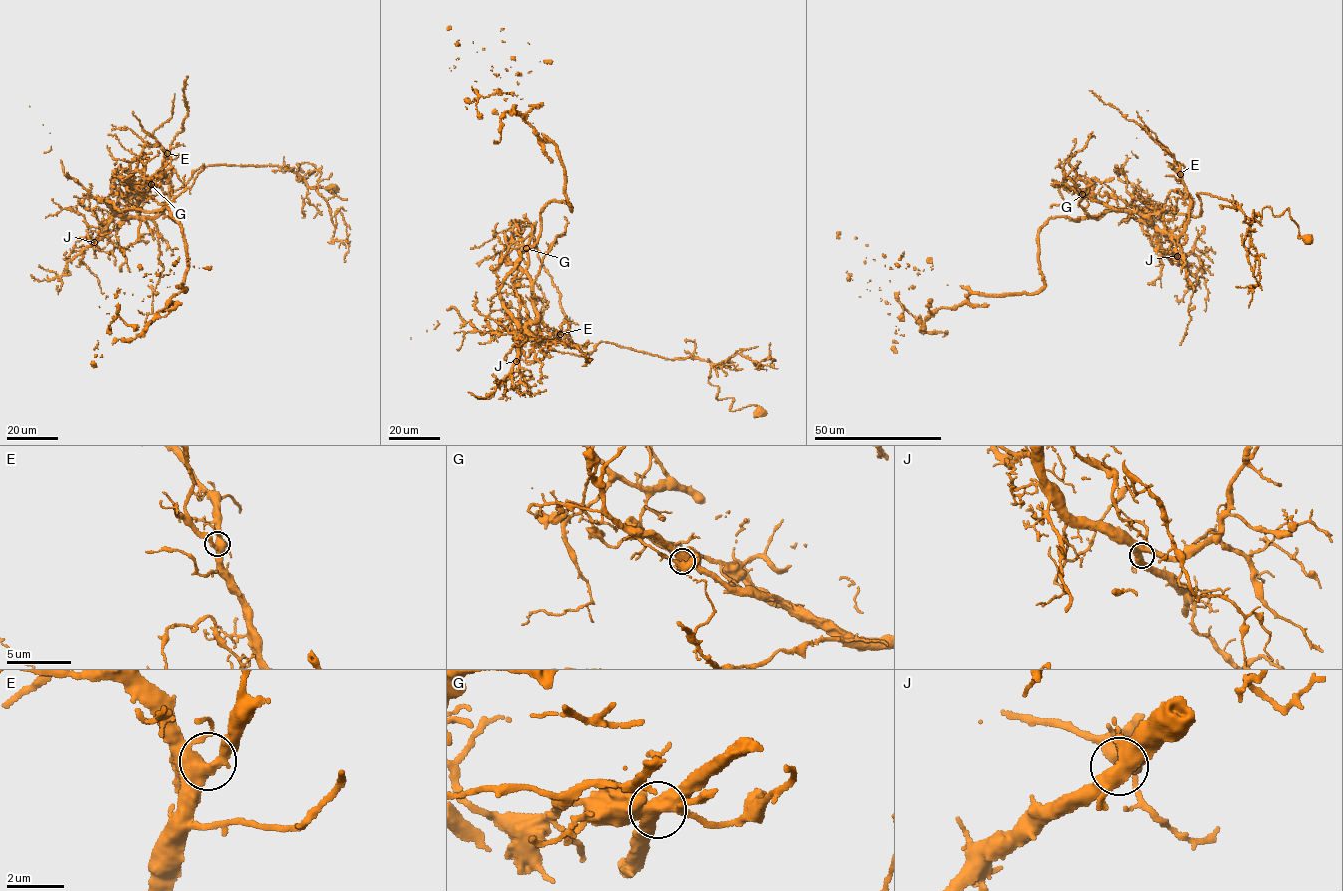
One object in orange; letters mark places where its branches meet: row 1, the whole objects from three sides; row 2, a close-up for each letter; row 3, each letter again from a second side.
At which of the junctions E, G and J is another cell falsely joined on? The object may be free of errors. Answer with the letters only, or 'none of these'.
G

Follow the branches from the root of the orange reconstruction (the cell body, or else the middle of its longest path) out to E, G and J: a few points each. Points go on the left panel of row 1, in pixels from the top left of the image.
E: (333, 189), (305, 184), (307, 162), (297, 180), (206, 166), (134, 196), (127, 216), (161, 211), (167, 153)
G: (333, 189), (305, 184), (307, 162), (297, 180), (276, 166), (222, 165), (166, 194), (121, 195), (151, 184)
J: (333, 189), (305, 184), (307, 162), (297, 180), (276, 166), (205, 166), (170, 192), (134, 196), (94, 242)

